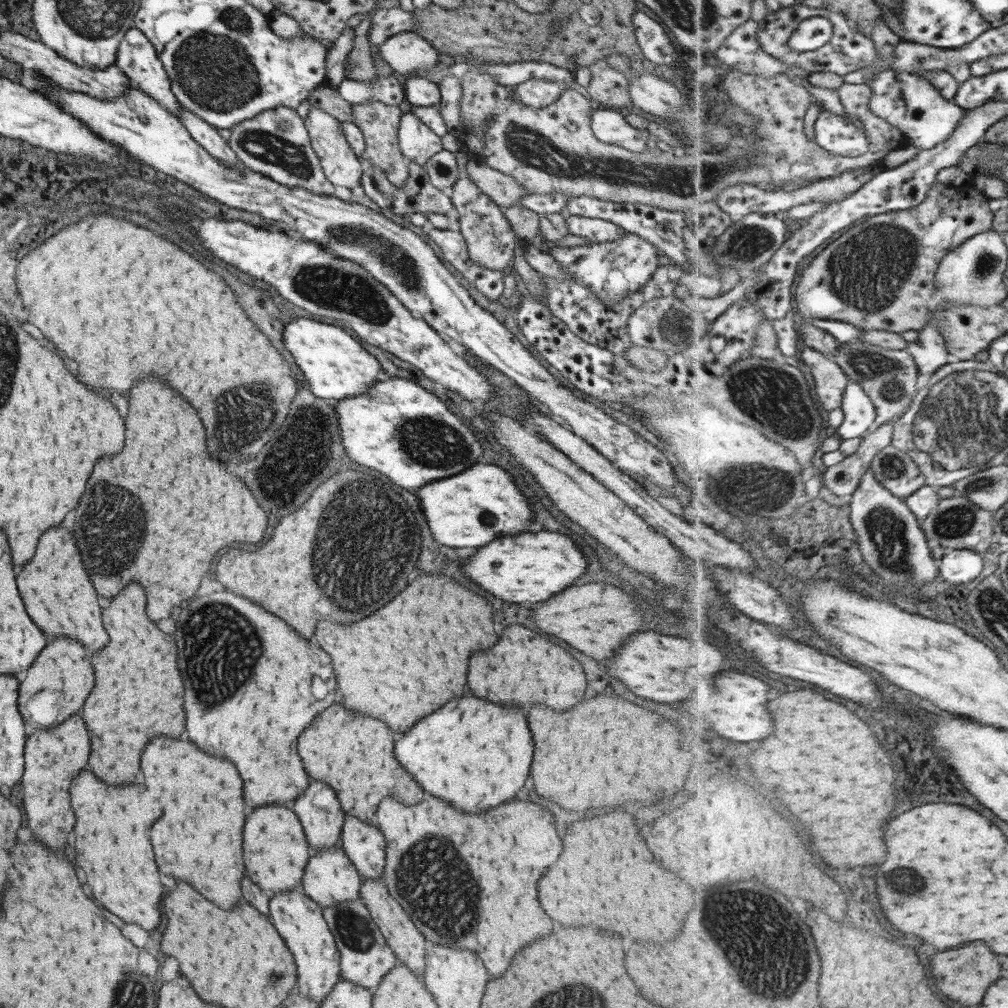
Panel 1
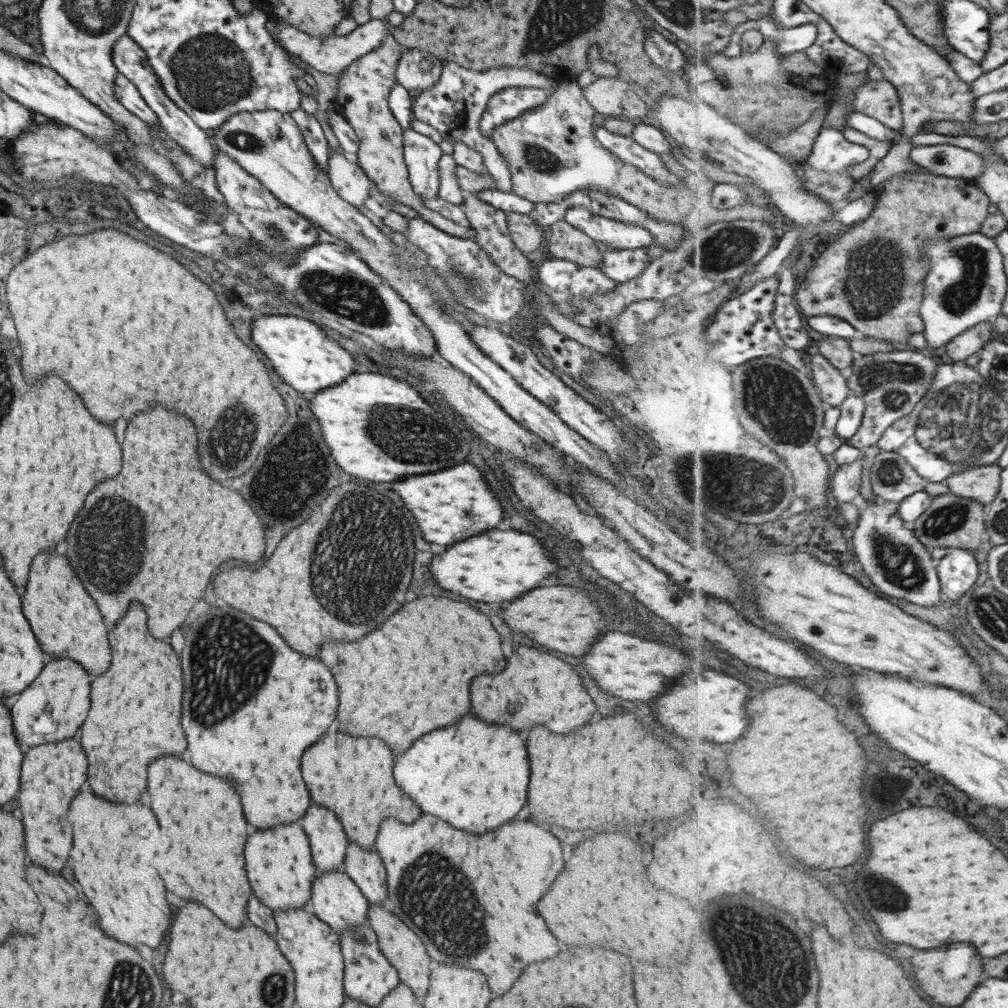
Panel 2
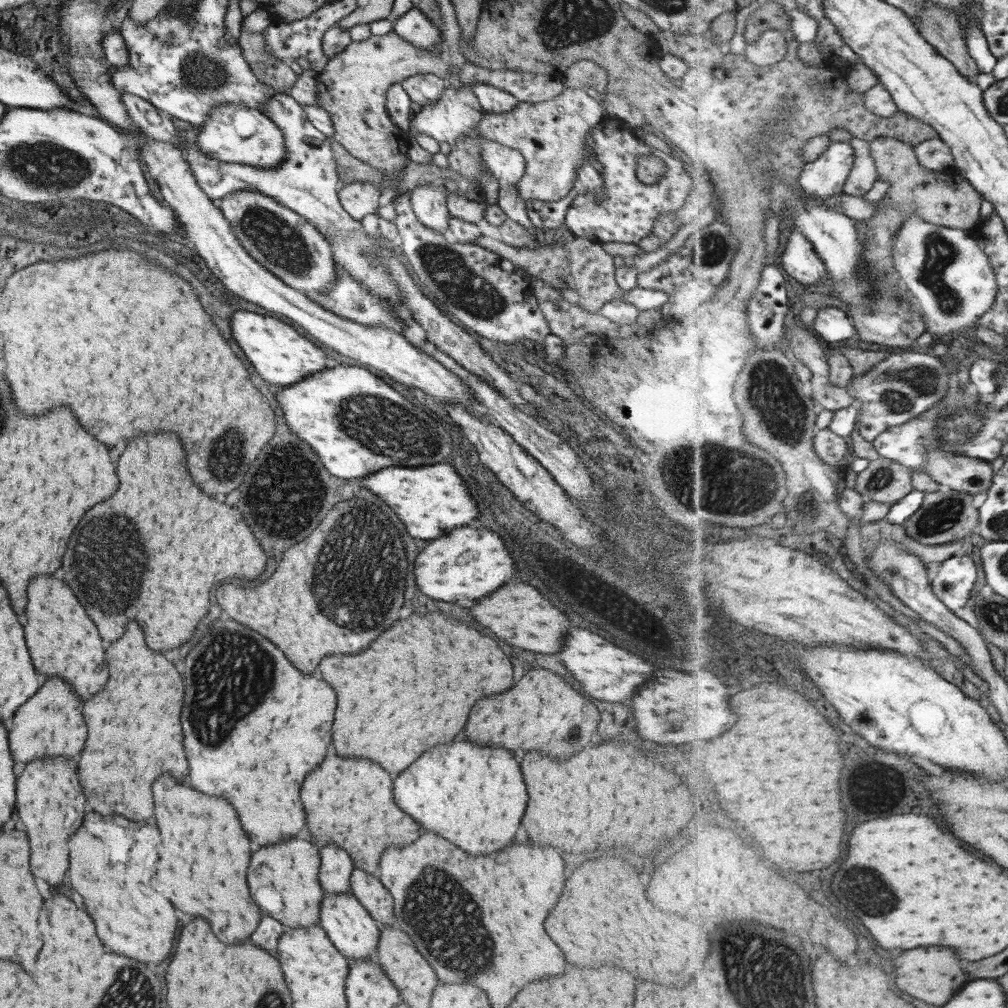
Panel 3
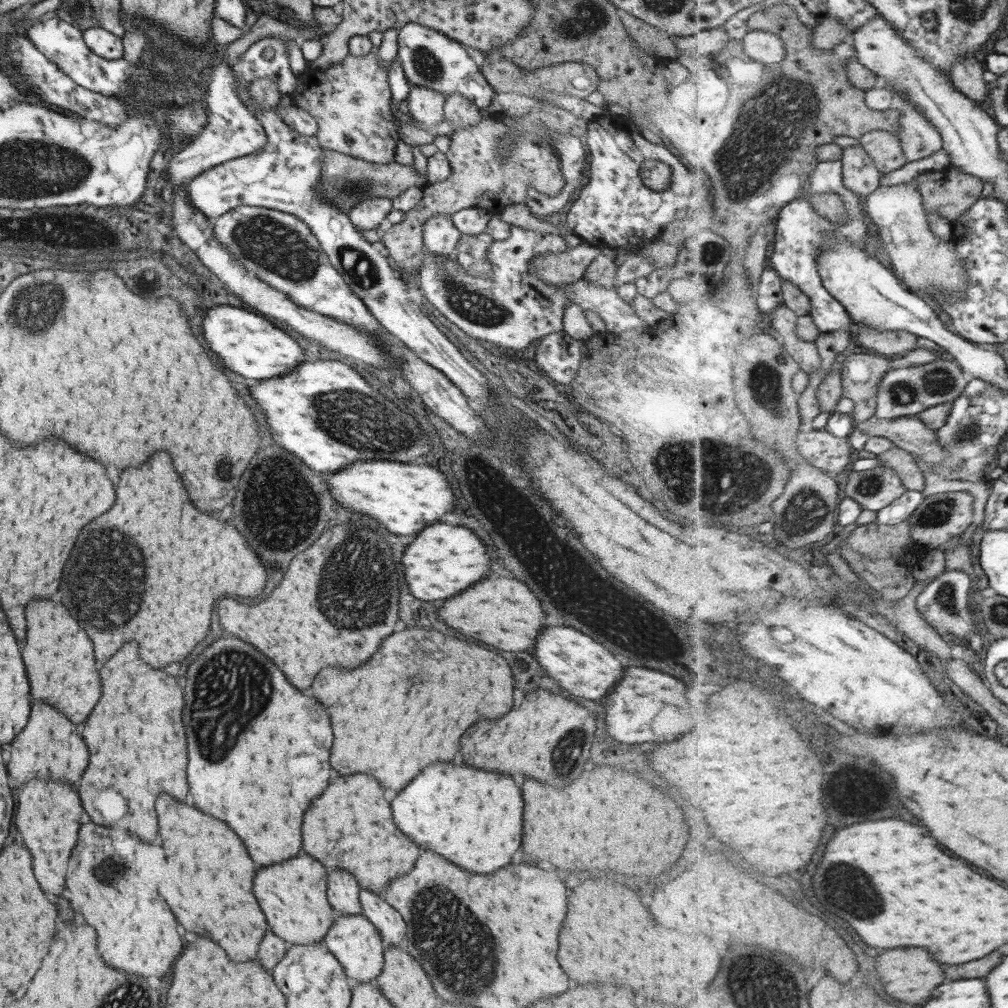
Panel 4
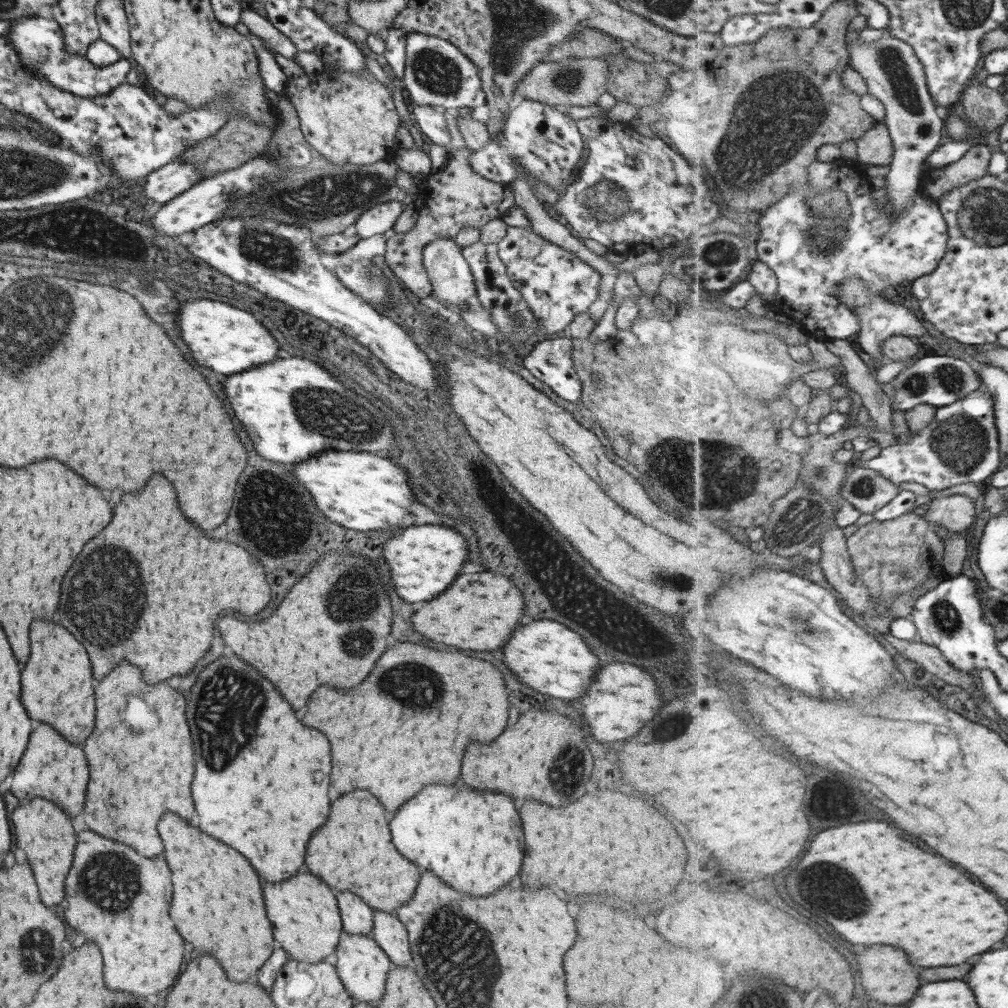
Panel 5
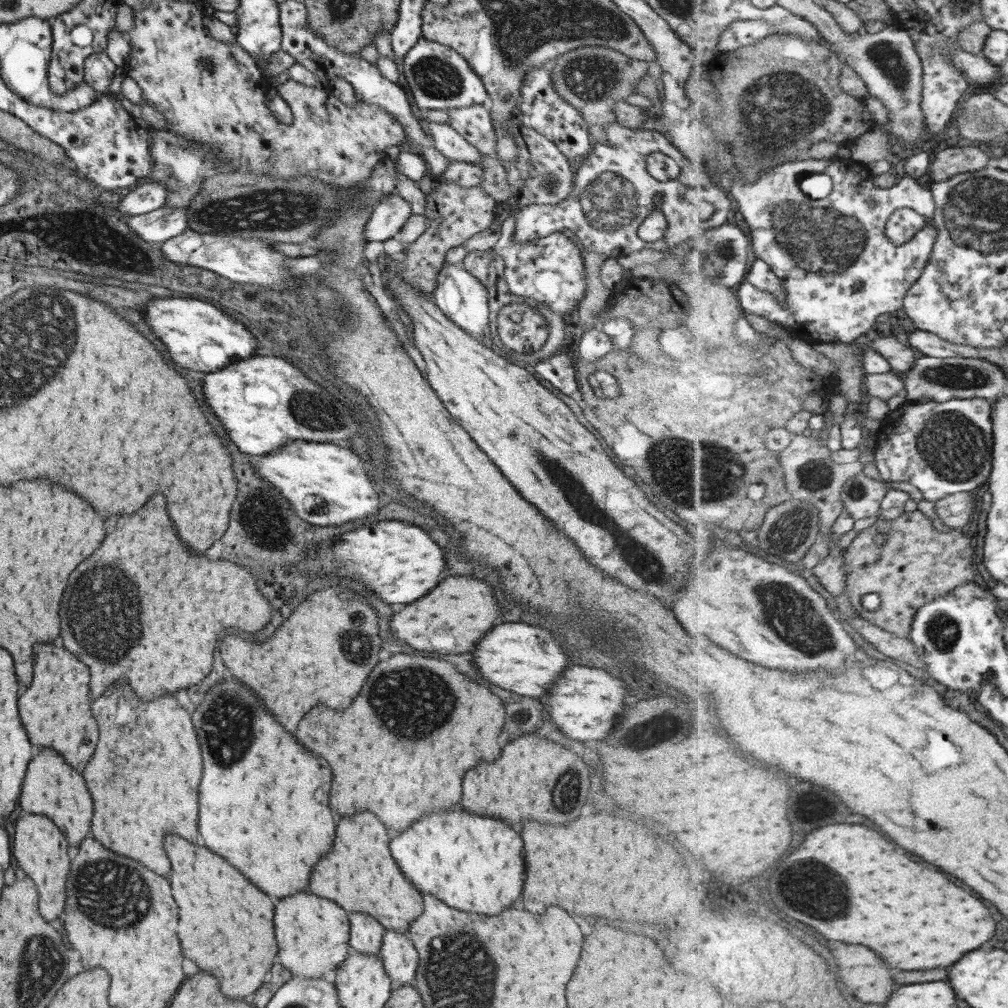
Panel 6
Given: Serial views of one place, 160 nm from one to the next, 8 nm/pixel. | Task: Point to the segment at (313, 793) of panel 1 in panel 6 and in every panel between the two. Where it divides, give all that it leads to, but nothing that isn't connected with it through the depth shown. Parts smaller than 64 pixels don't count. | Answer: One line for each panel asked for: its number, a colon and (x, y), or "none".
2: (327, 842)
3: (335, 868)
4: (342, 892)
5: (356, 917)
6: (365, 935)

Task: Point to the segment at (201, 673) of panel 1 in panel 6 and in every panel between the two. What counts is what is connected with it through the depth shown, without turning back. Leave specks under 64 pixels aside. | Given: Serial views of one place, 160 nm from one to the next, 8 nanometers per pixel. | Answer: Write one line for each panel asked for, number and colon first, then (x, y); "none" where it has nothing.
2: (249, 719)
3: (247, 714)
4: (239, 712)
5: (260, 786)
6: (273, 834)

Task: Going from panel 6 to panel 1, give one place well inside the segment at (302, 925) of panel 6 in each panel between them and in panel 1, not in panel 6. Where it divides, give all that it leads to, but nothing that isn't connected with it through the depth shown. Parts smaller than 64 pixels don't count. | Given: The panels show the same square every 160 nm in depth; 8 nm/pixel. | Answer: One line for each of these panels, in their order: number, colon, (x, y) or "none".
1: (275, 852)
2: (279, 866)
3: (283, 881)
4: (292, 895)
5: (303, 913)

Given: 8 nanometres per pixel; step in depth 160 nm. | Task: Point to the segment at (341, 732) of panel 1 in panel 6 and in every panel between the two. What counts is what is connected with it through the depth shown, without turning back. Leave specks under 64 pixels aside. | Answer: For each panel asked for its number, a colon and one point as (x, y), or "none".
2: (351, 777)
3: (348, 802)
4: (349, 825)
5: (362, 860)
6: (359, 874)

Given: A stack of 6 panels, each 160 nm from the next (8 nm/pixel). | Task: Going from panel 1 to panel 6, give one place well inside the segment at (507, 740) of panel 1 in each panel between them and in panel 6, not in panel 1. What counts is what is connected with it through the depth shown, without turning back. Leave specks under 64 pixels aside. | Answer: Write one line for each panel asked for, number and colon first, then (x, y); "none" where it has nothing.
2: (484, 787)
3: (474, 797)
4: (471, 817)
5: (471, 840)
6: (472, 863)

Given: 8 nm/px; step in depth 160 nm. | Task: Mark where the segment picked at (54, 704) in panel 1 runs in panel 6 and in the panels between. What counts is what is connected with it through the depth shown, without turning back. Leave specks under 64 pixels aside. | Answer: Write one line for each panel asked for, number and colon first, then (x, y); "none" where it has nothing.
2: (53, 707)
3: (48, 724)
4: (48, 738)
5: (51, 769)
6: (50, 787)

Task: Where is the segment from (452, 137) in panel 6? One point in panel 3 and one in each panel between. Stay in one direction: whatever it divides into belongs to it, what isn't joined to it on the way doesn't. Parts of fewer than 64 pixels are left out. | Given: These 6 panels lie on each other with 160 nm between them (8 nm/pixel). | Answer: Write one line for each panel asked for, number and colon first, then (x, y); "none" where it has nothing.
3: (425, 89)
4: (424, 105)
5: (428, 120)

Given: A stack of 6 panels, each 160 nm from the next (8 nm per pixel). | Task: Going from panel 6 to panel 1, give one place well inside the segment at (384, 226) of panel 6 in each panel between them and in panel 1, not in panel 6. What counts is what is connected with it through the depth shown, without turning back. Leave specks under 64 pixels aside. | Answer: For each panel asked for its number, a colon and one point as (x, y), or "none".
1: (341, 167)
2: (349, 182)
3: (357, 200)
4: (367, 214)
5: (378, 219)

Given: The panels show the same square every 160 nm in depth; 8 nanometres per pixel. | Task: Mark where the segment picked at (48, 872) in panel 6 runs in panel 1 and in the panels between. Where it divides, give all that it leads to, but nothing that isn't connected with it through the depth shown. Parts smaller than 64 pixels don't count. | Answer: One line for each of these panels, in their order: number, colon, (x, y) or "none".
1: (53, 758)
2: (51, 774)
3: (49, 803)
4: (47, 816)
5: (45, 834)

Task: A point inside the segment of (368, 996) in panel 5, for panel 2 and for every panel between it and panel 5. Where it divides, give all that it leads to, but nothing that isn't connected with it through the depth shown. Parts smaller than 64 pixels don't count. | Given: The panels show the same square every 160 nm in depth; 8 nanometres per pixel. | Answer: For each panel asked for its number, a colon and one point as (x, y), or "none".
2: (335, 900)
3: (351, 930)
4: (352, 940)

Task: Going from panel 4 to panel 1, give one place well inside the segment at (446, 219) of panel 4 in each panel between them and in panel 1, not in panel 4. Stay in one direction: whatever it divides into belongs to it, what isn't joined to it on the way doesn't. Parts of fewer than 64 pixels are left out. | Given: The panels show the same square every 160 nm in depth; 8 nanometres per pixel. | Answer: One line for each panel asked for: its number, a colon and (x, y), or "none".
1: (417, 143)
2: (420, 154)
3: (428, 202)

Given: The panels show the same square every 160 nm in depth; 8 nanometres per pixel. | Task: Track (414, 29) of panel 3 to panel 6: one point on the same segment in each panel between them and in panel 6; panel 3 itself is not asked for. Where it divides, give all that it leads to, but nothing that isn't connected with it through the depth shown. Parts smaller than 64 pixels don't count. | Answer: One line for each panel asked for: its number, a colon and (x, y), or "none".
4: (430, 59)
5: (437, 73)
6: (438, 78)

